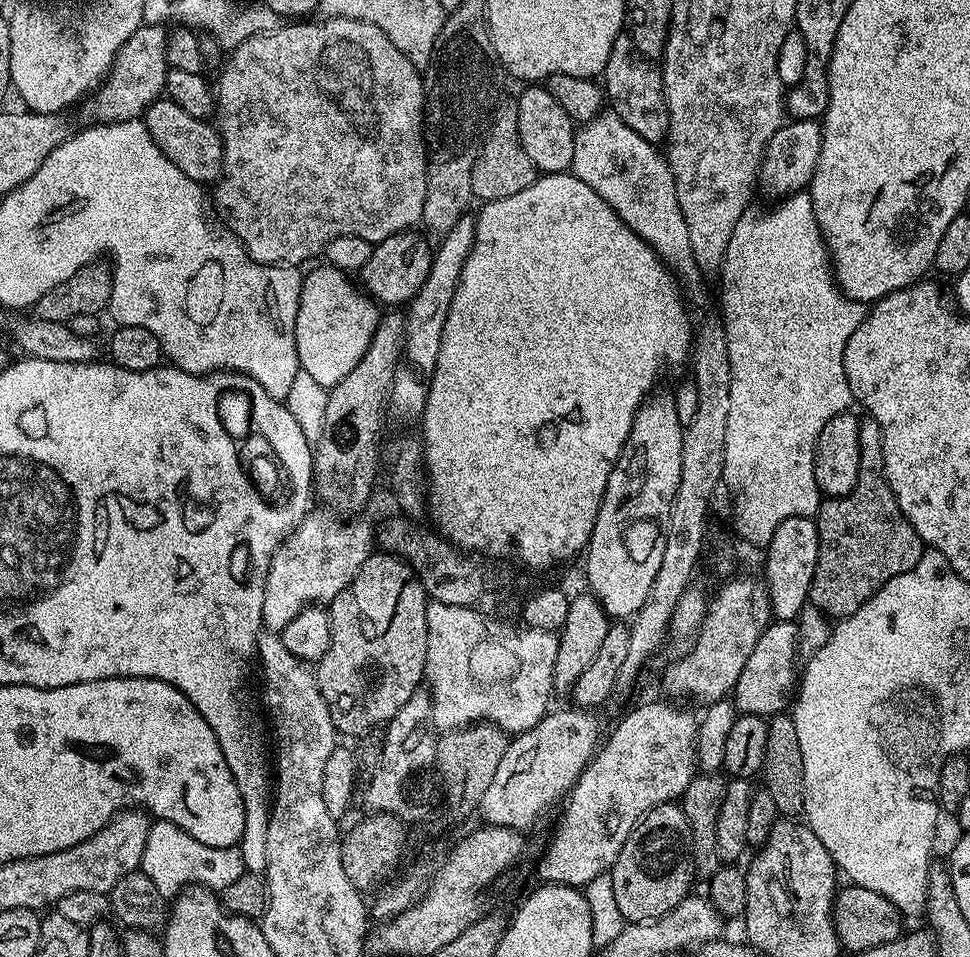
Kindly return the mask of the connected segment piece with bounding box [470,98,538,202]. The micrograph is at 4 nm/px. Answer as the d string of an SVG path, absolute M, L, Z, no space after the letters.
M505 99L496 109L496 117L492 120L492 128L484 140L482 150L472 167L470 182L472 195L477 201L501 200L510 198L510 194L518 194L518 190L526 190L538 179L538 170L534 162L526 154L518 134L518 106L516 100Z

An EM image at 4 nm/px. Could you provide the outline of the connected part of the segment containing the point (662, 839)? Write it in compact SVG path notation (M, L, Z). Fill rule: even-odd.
M675 803L659 804L641 818L640 823L626 838L618 858L611 866L610 875L614 882L614 899L618 902L618 910L622 910L622 918L629 924L637 924L643 920L659 920L662 914L674 910L693 891L694 869L690 849L690 826L686 822L686 814Z

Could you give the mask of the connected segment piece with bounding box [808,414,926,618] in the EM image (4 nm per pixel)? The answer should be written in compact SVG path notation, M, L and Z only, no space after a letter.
M867 414L860 416L858 430L858 482L854 490L845 496L828 498L821 503L820 511L814 519L818 530L818 562L814 566L814 582L808 595L810 604L824 613L828 618L853 616L871 596L890 578L898 574L906 574L918 562L918 558L926 551L926 545L914 530L914 526L902 514L894 494L890 490L888 480L884 477L884 443L882 430L878 422Z

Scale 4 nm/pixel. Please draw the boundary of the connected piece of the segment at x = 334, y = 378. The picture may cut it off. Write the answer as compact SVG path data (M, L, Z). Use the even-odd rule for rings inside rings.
M323 267L316 268L309 276L303 277L300 285L300 301L298 302L298 318L294 327L294 337L297 342L301 373L307 379L318 382L318 386L330 389L338 382L342 382L342 378L346 378L346 374L350 374L350 370L354 370L354 366L358 366L358 362L362 362L362 354L366 354L370 340L374 338L374 332L378 330L382 312L371 296L361 291L355 283L352 285L348 281L351 280L349 273L343 272L341 268Z

